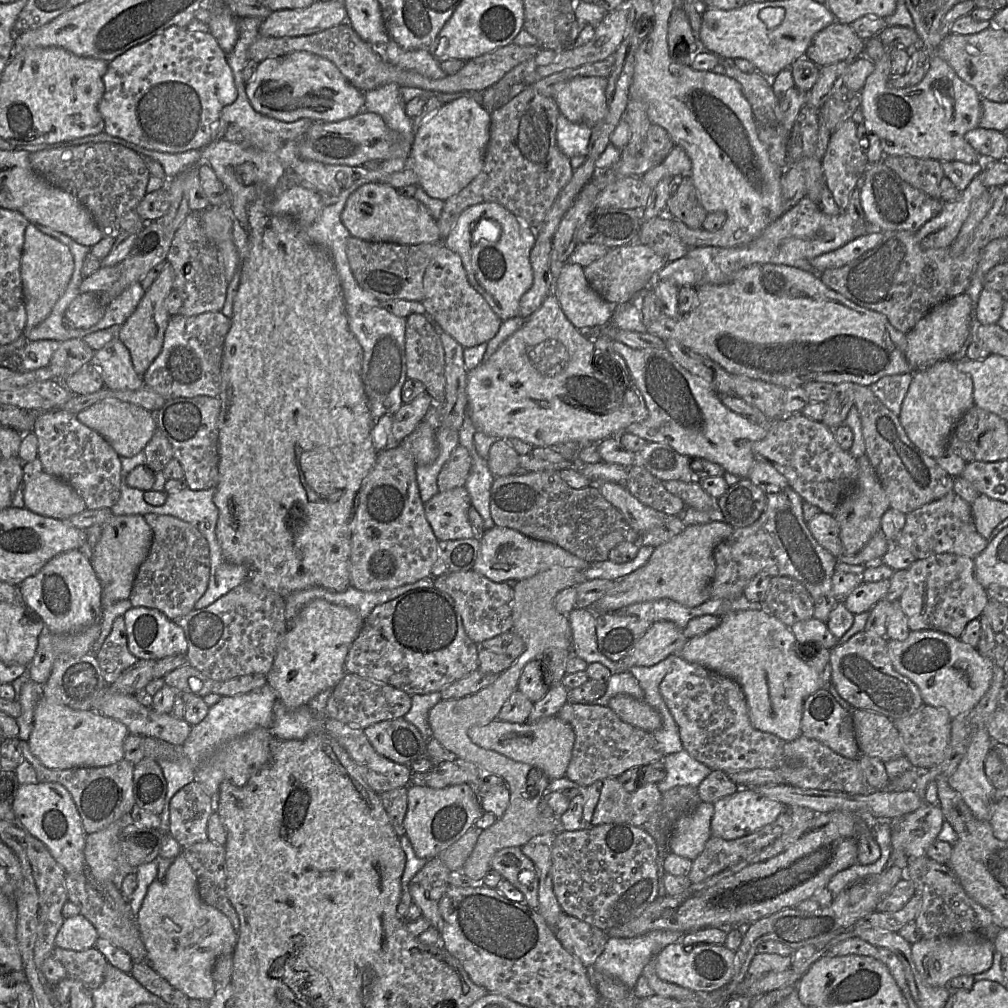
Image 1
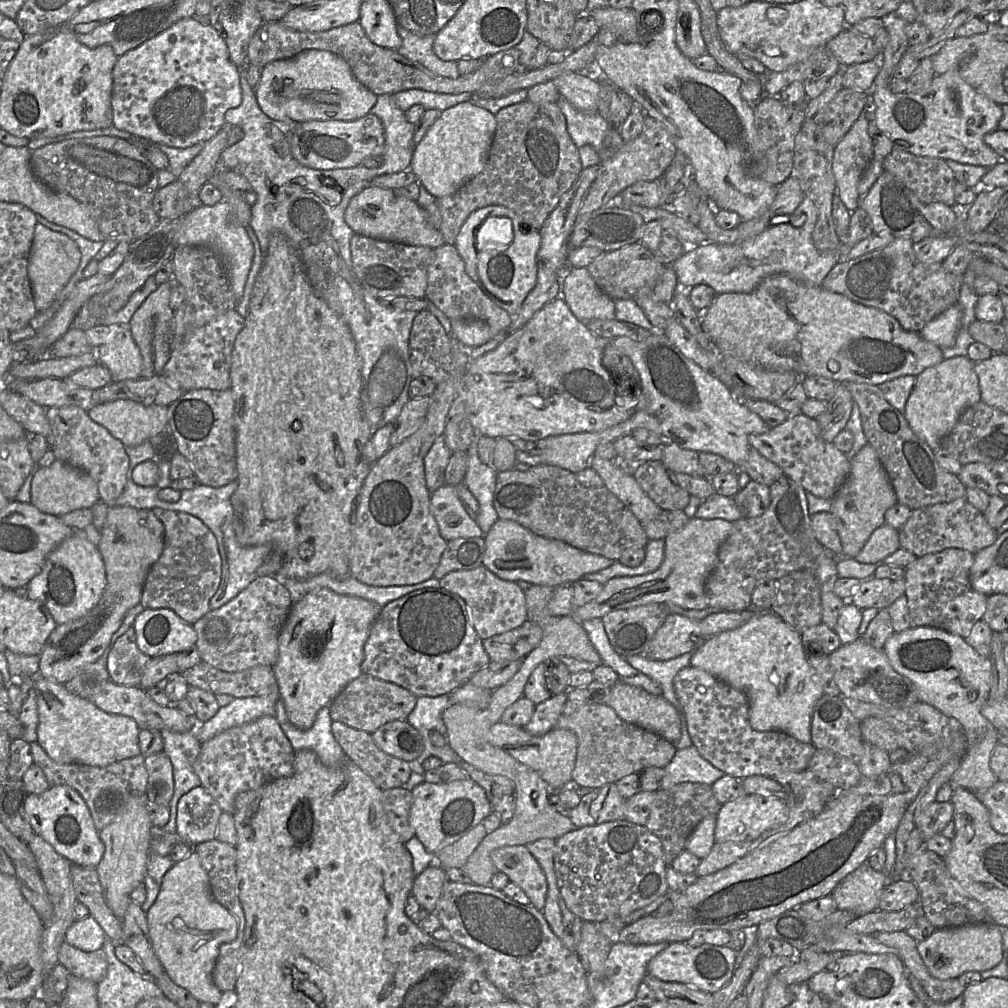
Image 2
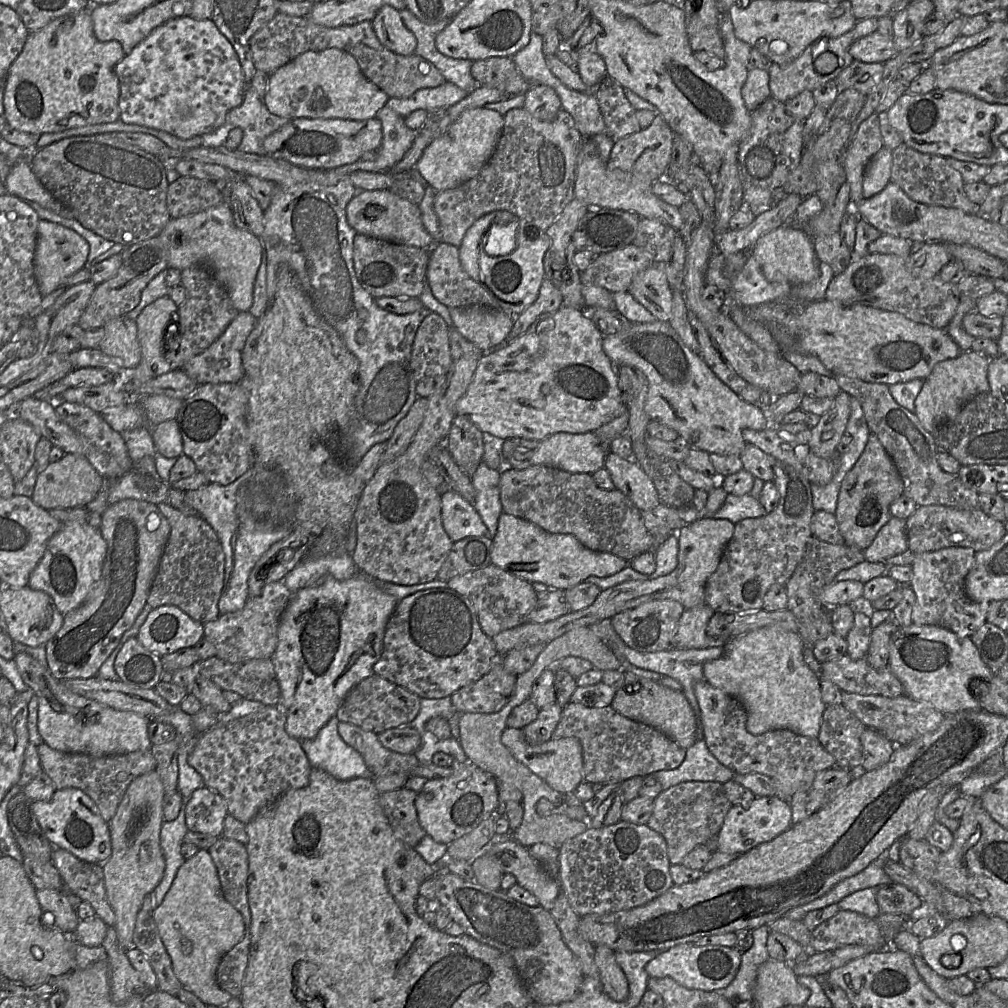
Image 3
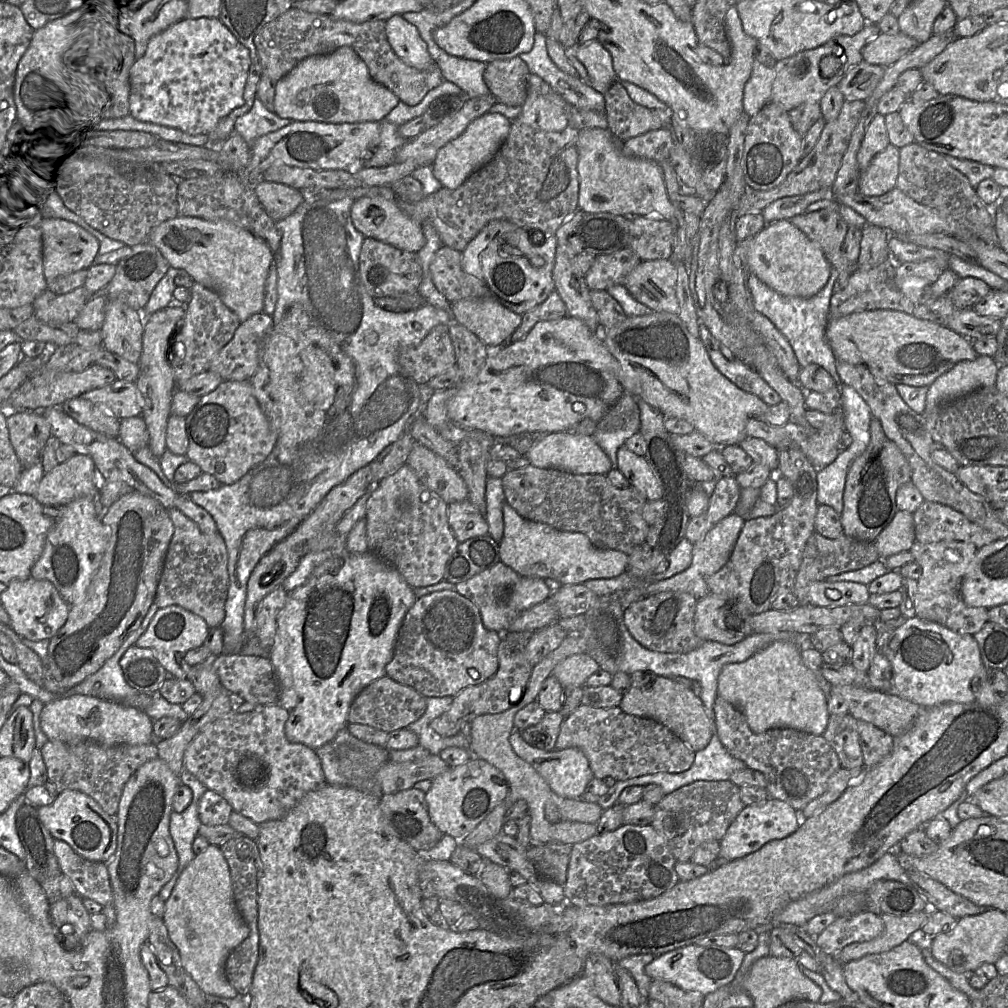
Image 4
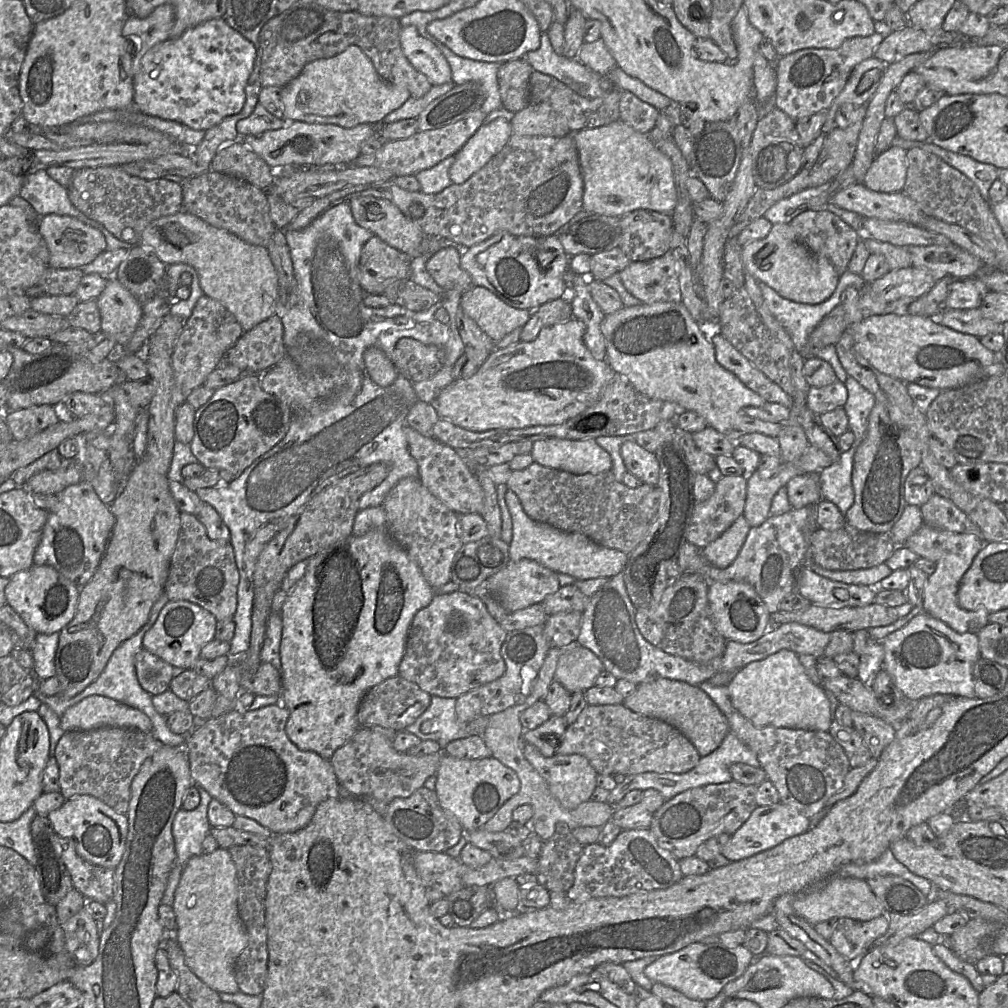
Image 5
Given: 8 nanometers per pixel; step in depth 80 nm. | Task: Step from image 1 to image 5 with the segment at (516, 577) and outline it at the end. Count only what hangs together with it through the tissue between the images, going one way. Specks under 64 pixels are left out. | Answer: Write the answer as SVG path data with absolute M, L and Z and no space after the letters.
M508 490L505 496L513 525L512 541L509 544L511 561L533 560L550 570L564 573L576 580L610 578L620 573L626 566L627 554L601 546L580 533L568 533L549 524L532 520L524 511L517 495Z

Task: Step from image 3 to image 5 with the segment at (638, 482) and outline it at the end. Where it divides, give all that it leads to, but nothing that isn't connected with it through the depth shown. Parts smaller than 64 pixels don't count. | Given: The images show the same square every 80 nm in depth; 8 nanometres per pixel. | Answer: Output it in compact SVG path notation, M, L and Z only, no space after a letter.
M628 438L622 444L620 454L627 472L637 477L642 484L657 487L659 462L653 452L647 451L632 438Z

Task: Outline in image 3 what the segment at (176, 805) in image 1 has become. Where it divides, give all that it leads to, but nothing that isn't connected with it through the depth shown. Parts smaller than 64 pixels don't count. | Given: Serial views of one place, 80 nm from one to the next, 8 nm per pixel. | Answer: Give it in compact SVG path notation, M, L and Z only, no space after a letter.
M206 786L197 789L185 806L188 831L220 837L228 814L224 799Z

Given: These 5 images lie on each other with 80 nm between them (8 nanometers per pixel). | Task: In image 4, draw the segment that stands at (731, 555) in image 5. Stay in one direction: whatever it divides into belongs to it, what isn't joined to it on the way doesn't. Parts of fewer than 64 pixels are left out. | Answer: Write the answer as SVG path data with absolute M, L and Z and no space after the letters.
M732 513L720 520L701 540L693 544L692 562L687 569L663 580L653 581L648 584L635 584L633 587L619 593L618 598L622 607L626 609L640 599L665 591L689 593L697 600L705 597L708 594L707 578L719 571L728 562L744 522L745 519L736 513Z

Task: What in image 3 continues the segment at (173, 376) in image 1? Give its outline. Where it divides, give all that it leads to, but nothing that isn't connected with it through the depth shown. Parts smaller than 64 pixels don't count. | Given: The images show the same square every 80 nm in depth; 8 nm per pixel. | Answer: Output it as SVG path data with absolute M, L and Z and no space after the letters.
M238 312L224 333L206 350L194 356L185 363L184 371L191 379L199 385L202 384L239 384L244 375L242 365L242 350L246 340L254 329L257 318L249 312Z

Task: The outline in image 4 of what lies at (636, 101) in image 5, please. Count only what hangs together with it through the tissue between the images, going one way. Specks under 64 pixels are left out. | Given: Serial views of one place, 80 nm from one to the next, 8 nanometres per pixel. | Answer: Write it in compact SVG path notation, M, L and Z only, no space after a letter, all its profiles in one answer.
M618 80L603 95L607 129L621 141L667 125L654 116L652 110L636 104Z

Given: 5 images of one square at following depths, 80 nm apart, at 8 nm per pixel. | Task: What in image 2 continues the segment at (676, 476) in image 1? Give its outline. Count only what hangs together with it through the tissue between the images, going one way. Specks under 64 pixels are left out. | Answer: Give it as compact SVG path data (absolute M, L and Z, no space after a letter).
M675 443L664 445L661 462L670 473L684 473L691 476L705 477L699 463L699 452L681 448Z

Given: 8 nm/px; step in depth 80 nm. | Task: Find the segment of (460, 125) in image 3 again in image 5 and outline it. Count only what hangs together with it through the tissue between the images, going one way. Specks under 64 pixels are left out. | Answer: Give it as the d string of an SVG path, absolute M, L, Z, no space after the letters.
M497 118L483 124L466 144L454 155L455 161L450 167L449 176L452 184L462 184L484 167L507 144L512 135L511 121Z

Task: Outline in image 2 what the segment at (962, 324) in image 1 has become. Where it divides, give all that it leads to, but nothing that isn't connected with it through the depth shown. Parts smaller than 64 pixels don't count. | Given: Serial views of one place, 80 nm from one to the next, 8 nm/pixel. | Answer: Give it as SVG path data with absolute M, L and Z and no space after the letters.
M957 302L929 321L919 331L919 334L923 339L942 350L951 348L955 344L958 331L961 327L962 316L962 308Z

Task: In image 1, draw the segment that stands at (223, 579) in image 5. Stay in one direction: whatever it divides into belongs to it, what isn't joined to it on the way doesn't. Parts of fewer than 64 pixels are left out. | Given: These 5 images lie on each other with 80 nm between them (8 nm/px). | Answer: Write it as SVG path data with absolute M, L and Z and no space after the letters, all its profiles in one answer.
M149 513L144 517L153 531L153 540L149 554L138 569L128 600L134 608L153 608L170 620L176 620L194 610L196 602L207 590L210 577L208 542L195 526L174 516Z

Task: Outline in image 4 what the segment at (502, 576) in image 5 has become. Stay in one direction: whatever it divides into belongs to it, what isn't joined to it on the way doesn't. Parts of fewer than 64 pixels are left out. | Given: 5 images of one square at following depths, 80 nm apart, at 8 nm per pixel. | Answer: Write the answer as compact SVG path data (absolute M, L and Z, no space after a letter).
M520 577L511 591L512 606L519 612L525 611L550 597L552 592L544 579Z

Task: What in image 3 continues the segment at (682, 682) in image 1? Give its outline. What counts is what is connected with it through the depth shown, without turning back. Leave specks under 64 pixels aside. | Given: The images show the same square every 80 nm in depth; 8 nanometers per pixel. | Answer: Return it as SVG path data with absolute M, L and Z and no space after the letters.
M705 679L696 682L693 690L700 708L698 739L703 739L713 756L735 774L757 772L770 777L779 798L788 801L795 792L807 790L818 772L836 766L834 757L817 738L788 729L753 735L746 728L747 713L739 700L713 687Z

